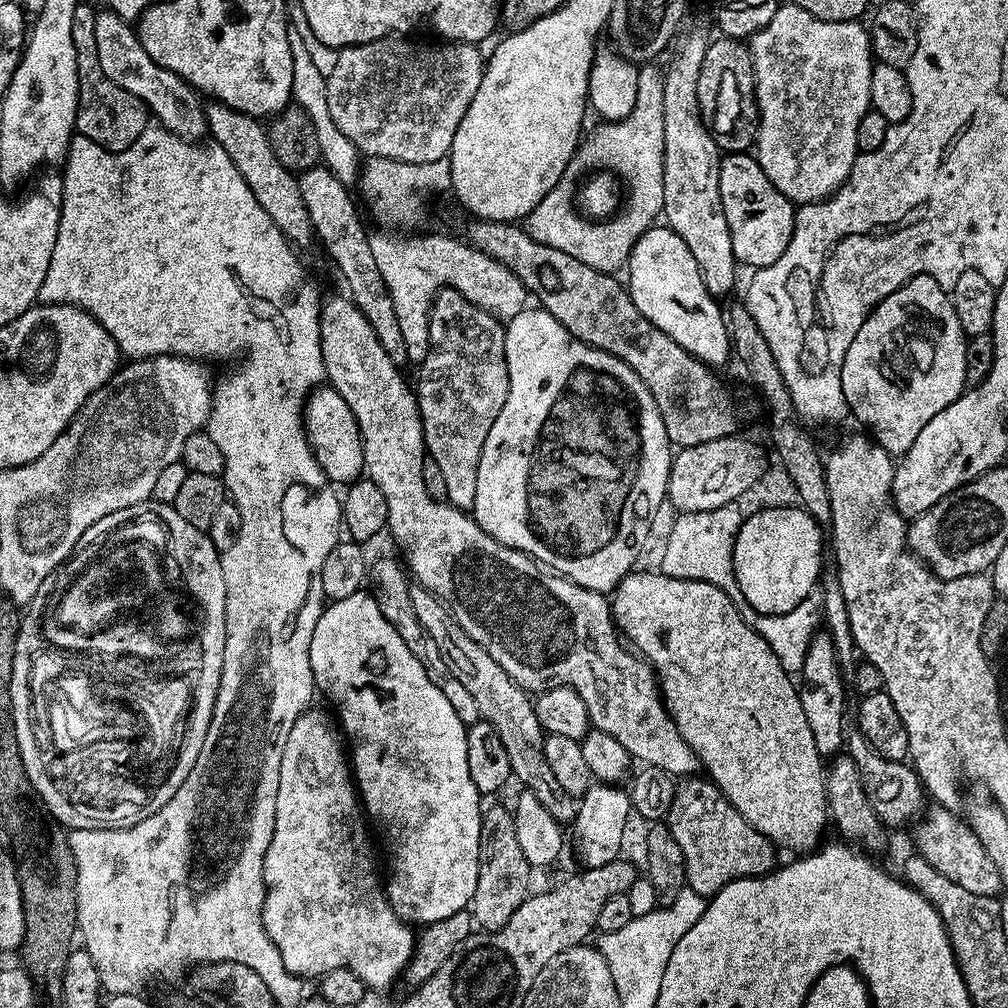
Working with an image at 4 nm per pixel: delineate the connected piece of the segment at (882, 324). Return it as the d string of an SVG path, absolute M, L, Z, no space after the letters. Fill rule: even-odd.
M915 276L910 278L894 294L890 294L883 302L872 309L871 314L862 322L858 334L854 334L854 342L850 342L850 350L846 350L846 362L842 362L842 394L848 403L849 413L857 416L870 433L871 439L881 444L893 458L899 458L904 455L910 446L914 446L914 438L918 438L922 426L934 418L934 414L942 414L946 406L950 406L965 391L966 388L966 337L962 326L958 322L958 314L954 314L952 297L938 282L929 276Z

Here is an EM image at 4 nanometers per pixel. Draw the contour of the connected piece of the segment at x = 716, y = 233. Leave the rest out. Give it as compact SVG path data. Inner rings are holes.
M700 28L682 36L675 41L676 53L664 72L662 216L667 227L672 228L674 234L686 242L690 254L694 254L694 262L698 262L706 290L712 297L722 298L736 284L738 261L730 242L730 226L726 226L726 210L722 210L722 190L718 190L722 153L698 110L698 73L702 70L702 58L706 58L710 36Z

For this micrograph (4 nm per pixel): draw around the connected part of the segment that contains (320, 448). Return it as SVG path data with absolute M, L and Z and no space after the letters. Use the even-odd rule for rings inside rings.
M321 386L308 398L304 409L304 426L308 444L326 478L336 486L349 486L365 475L364 447L354 418L354 410L346 406L346 398L331 386Z

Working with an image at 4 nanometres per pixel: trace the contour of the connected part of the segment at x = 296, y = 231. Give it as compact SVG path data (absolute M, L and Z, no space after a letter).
M212 102L205 107L204 116L208 119L208 130L211 139L230 154L230 162L238 166L238 174L246 178L246 186L258 198L258 206L270 214L270 218L280 230L289 244L303 250L314 240L310 214L303 204L302 191L298 179L289 172L278 158L274 158L274 150L270 150L270 138L265 125L255 116L247 116L244 112L236 112L230 106Z

